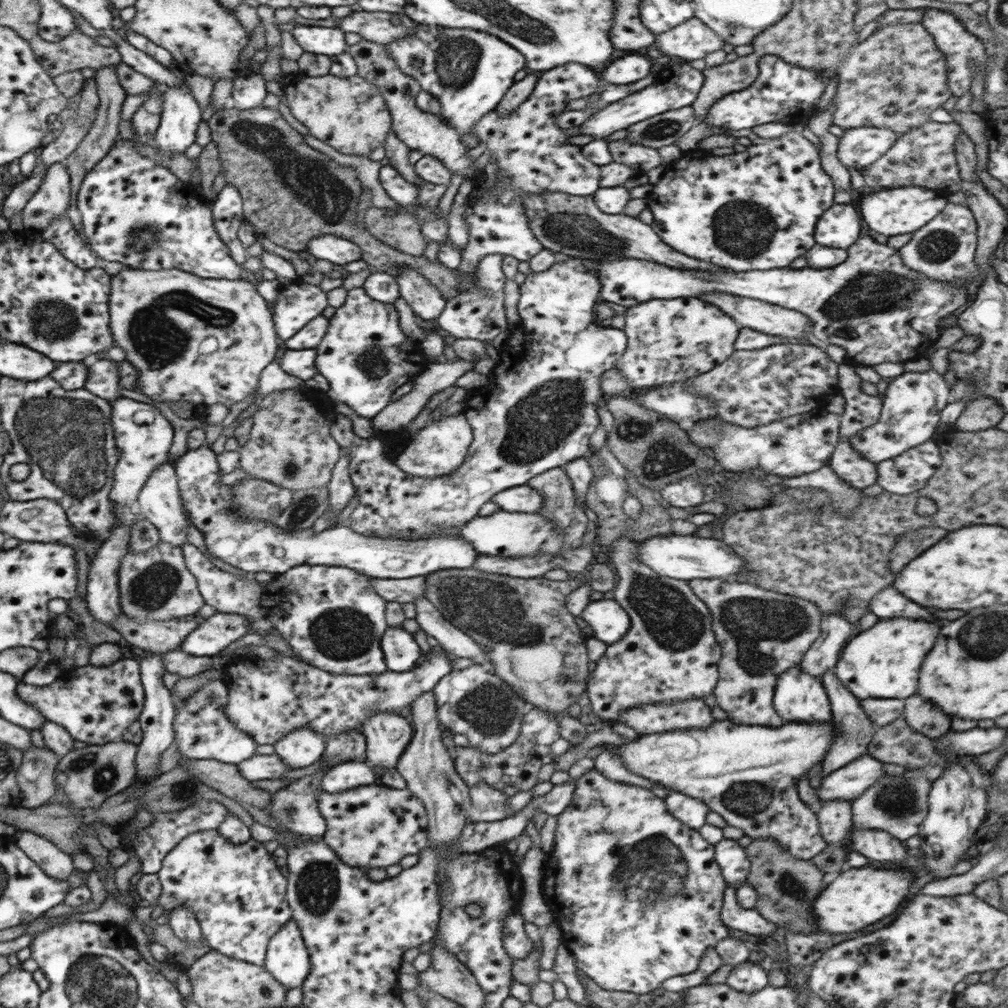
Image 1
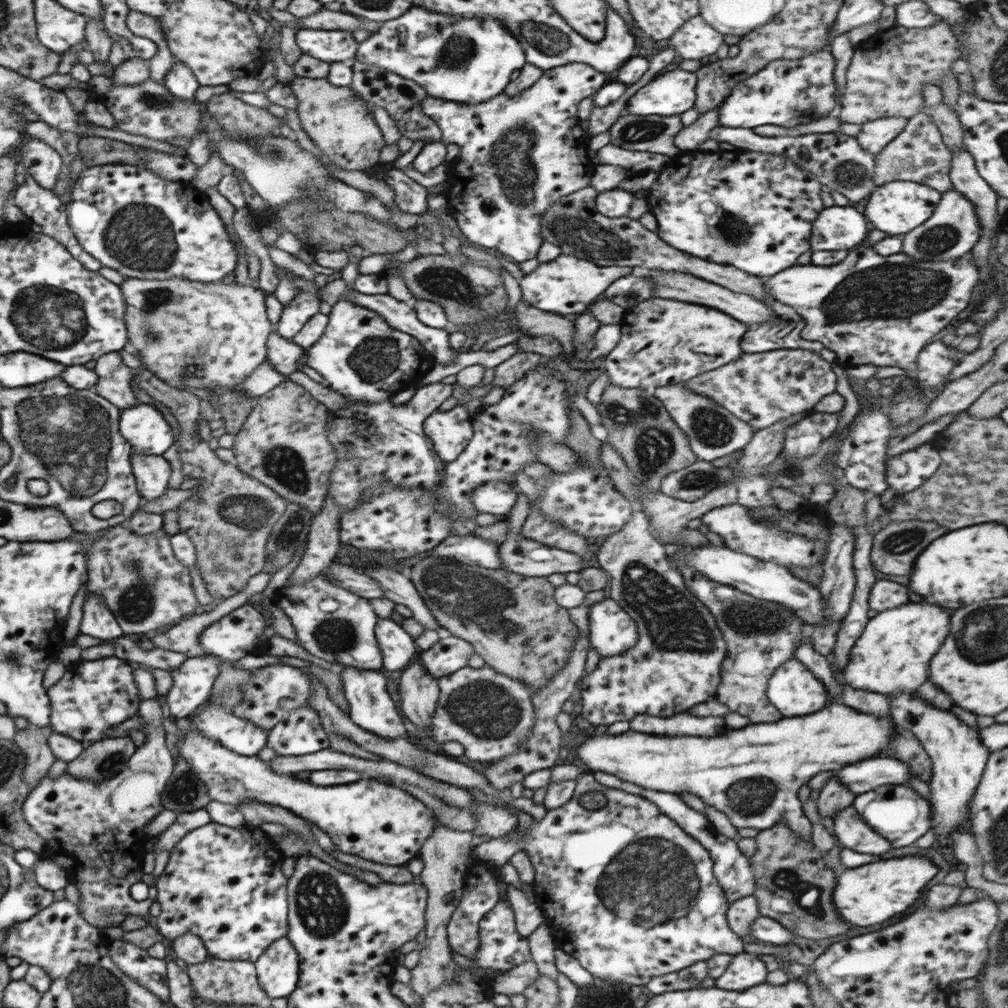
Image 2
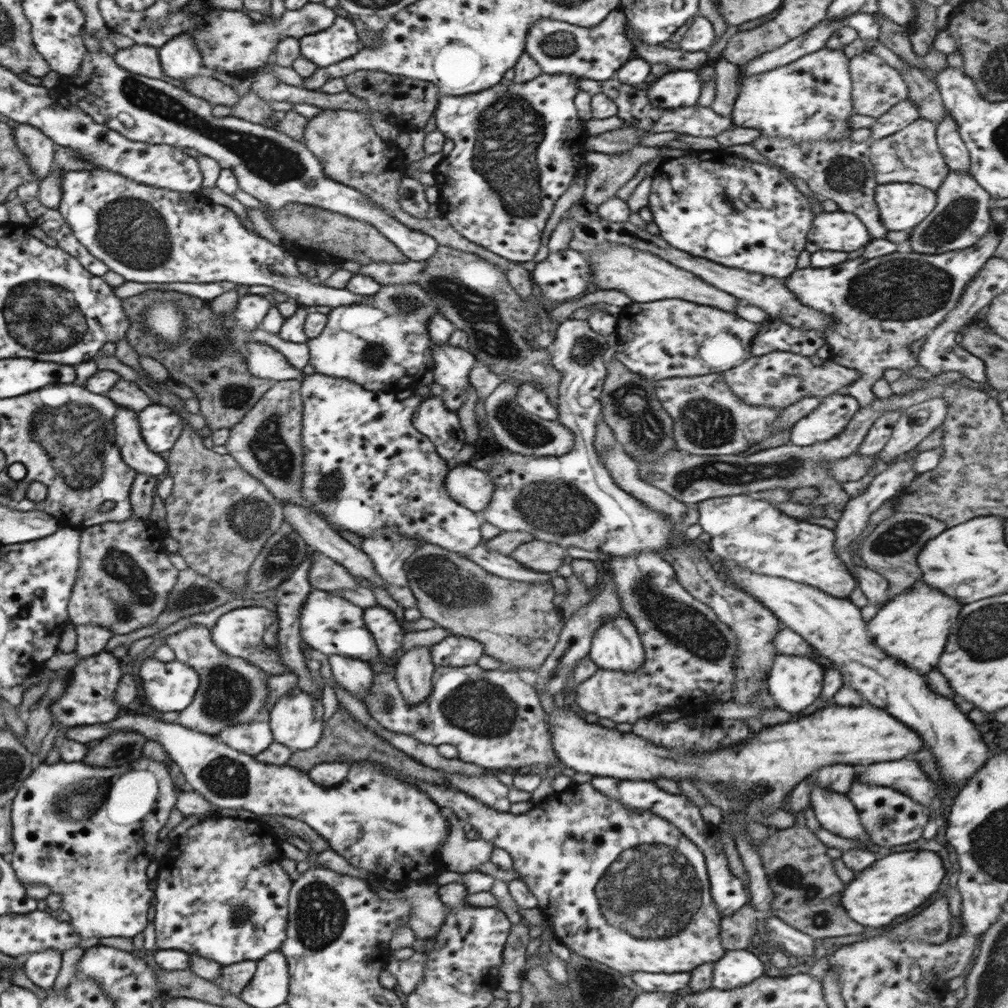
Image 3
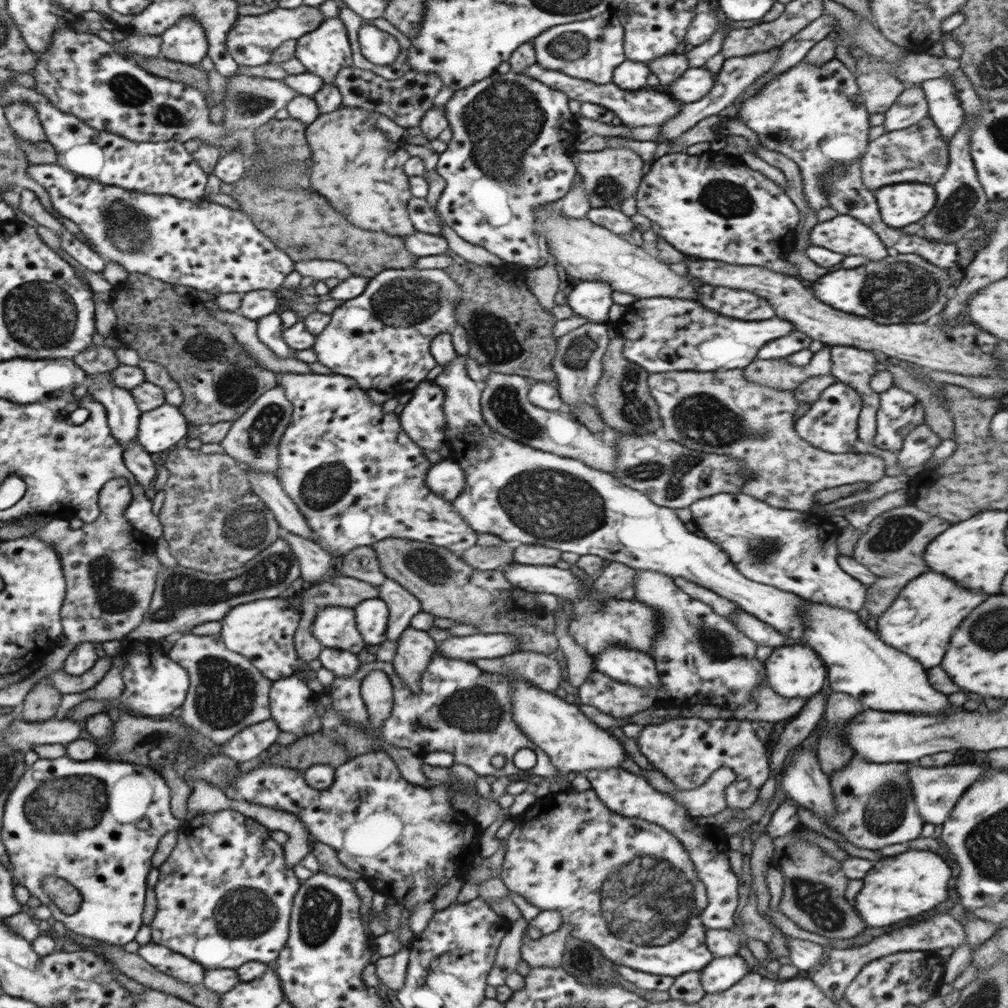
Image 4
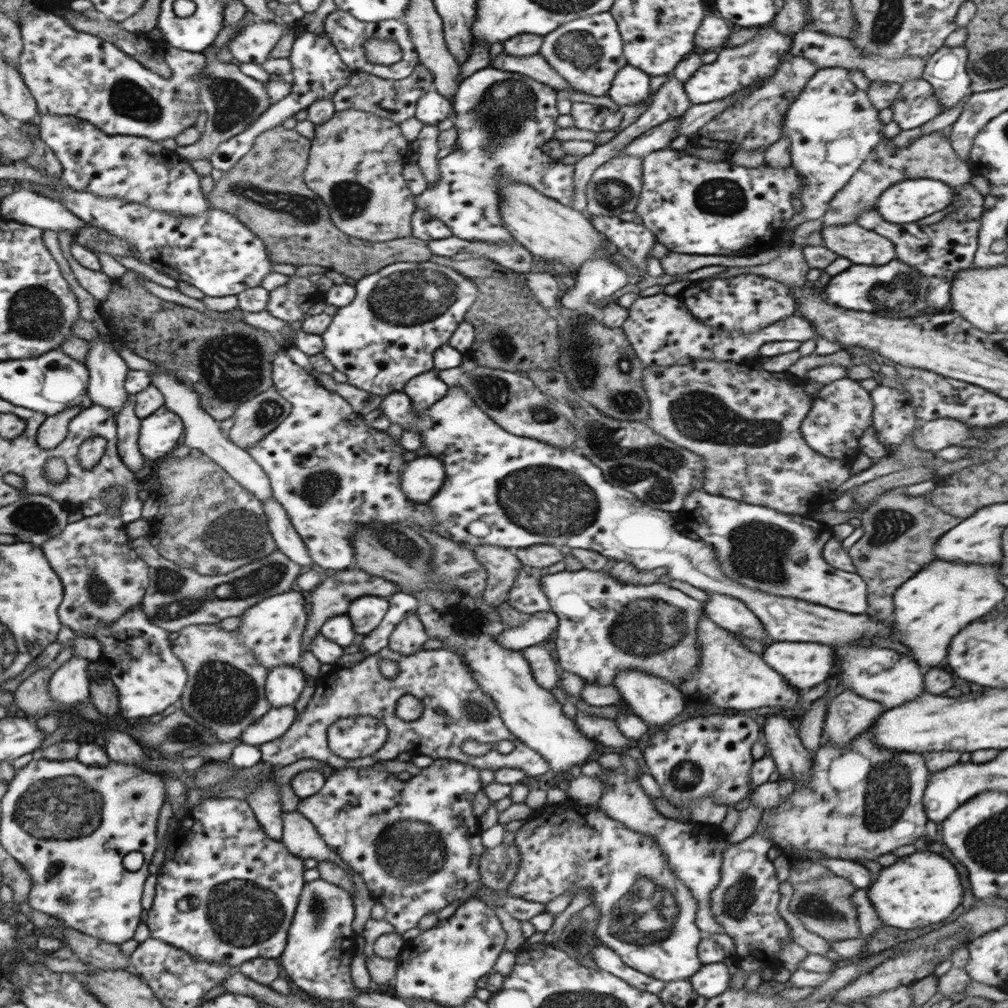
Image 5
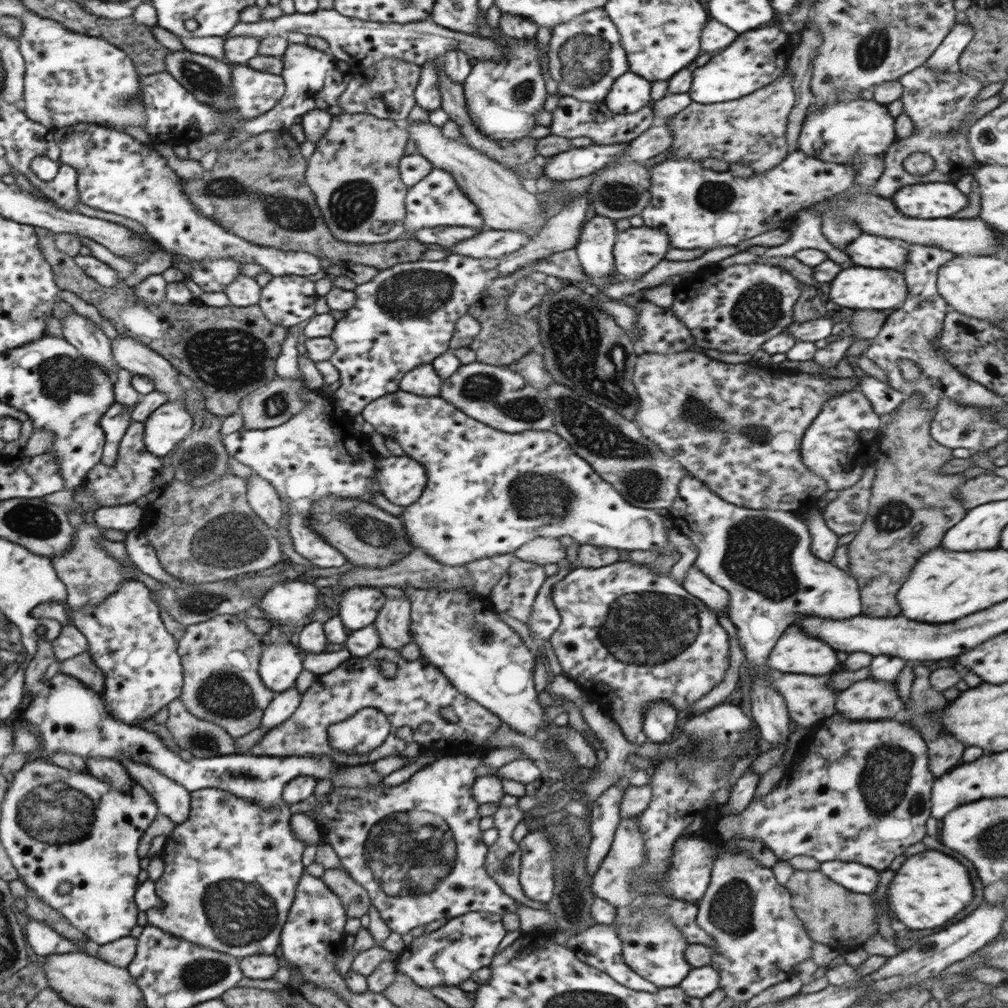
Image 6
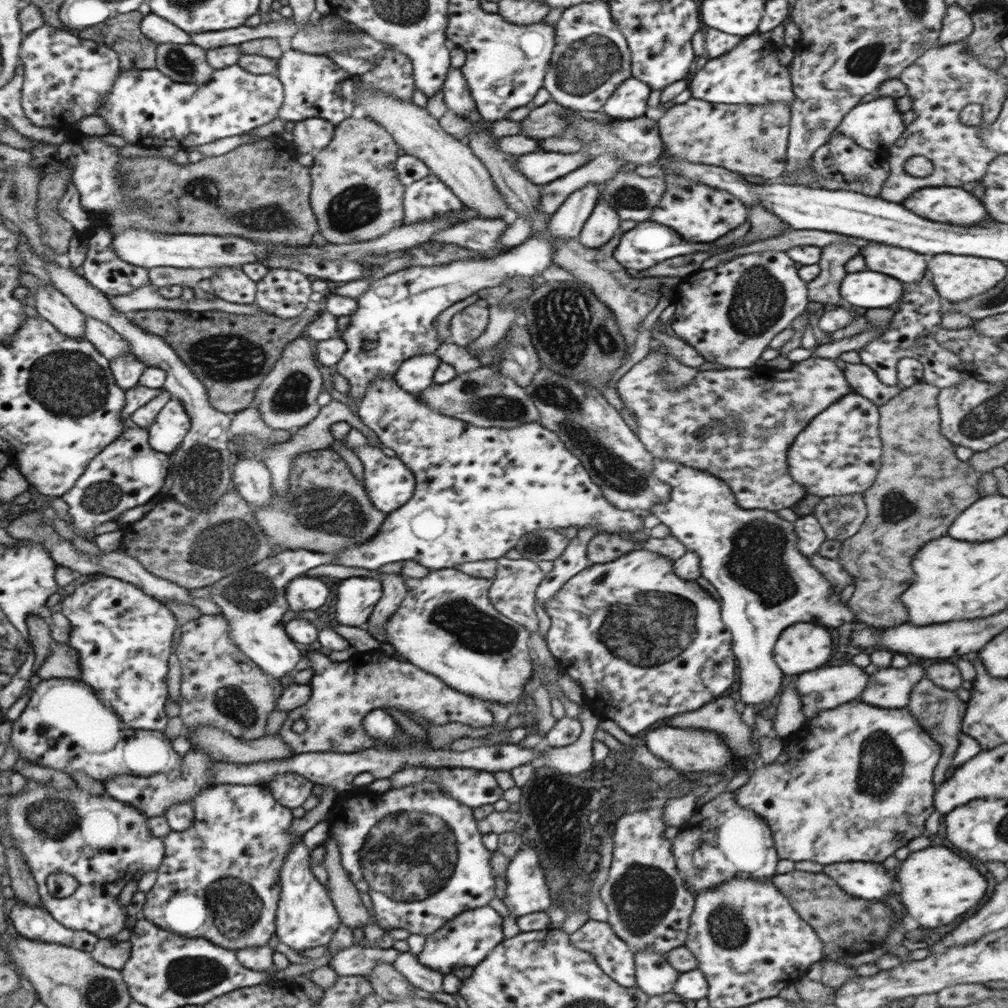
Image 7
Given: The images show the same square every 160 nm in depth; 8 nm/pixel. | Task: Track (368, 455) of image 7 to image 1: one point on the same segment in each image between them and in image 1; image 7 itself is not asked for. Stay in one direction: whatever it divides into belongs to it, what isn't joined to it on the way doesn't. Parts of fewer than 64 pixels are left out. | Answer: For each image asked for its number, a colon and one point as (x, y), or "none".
1: (522, 498)
2: (497, 498)
3: (472, 488)
4: (446, 478)
5: (424, 476)
6: (401, 480)

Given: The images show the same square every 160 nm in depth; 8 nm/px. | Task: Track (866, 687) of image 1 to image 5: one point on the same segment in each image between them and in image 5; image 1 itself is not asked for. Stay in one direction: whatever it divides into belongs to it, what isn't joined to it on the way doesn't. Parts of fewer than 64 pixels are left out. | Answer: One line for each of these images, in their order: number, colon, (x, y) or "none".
2: (893, 652)
3: (913, 627)
4: (920, 622)
5: (932, 607)

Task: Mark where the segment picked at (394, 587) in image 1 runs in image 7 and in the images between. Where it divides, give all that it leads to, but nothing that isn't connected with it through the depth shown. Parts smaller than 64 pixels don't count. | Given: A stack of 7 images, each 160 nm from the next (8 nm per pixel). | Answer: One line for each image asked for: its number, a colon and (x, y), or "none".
2: (362, 584)
3: (325, 574)
4: (314, 562)
5: (288, 541)
6: (263, 499)
7: (252, 480)

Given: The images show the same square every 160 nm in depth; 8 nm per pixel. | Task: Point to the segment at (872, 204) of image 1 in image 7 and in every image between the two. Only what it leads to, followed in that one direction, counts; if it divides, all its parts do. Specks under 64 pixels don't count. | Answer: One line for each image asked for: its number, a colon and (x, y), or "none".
2: (897, 207)
3: (903, 205)
4: (901, 204)
5: (912, 199)
6: (933, 200)
7: (952, 205)

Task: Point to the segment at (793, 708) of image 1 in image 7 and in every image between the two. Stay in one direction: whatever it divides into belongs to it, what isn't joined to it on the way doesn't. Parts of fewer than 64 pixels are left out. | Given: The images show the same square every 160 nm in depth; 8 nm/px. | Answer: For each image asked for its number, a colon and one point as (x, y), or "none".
2: (794, 690)
3: (795, 683)
4: (796, 671)
5: (803, 665)
6: (796, 652)
7: (800, 647)

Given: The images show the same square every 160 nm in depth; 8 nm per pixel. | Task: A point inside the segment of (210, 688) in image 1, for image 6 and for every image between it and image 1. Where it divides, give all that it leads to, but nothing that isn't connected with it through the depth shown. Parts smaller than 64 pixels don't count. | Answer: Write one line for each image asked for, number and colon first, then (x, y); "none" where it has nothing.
2: (243, 737)
3: (250, 738)
4: (248, 743)
5: (276, 721)
6: (282, 706)

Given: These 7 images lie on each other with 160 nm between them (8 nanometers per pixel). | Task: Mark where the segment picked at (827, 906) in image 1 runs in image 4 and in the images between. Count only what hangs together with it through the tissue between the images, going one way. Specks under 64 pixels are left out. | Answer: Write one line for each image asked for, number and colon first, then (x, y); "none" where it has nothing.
2: (865, 896)
3: (898, 883)
4: (905, 886)

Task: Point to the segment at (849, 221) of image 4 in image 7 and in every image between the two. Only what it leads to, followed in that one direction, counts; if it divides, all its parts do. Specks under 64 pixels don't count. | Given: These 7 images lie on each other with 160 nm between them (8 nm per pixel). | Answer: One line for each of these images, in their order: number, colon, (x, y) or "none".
5: (861, 246)
6: (870, 251)
7: (908, 266)

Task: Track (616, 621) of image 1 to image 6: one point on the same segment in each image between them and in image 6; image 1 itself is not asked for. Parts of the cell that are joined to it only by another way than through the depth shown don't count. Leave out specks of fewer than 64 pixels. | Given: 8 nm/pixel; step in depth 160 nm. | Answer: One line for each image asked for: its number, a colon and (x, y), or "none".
2: (612, 631)
3: (616, 645)
4: (635, 667)
5: (657, 703)
6: (659, 725)

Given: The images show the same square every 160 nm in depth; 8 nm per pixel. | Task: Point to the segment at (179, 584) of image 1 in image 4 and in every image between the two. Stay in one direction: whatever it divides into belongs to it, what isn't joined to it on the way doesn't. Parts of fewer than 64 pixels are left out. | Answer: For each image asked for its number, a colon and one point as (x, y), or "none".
2: (146, 588)
3: (124, 576)
4: (110, 567)

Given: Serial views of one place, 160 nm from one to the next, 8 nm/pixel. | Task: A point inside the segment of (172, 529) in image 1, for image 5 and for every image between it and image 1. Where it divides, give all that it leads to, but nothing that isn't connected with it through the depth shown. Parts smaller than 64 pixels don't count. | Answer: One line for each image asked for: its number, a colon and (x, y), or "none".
2: (152, 472)
3: (134, 451)
4: (122, 414)
5: (107, 370)

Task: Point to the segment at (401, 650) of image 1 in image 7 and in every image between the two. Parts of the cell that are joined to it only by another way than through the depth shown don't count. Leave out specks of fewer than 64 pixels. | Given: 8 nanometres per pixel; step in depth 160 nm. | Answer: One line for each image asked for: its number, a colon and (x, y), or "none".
2: (398, 648)
3: (387, 632)
4: (372, 616)
5: (367, 612)
6: (359, 606)
7: (357, 596)

